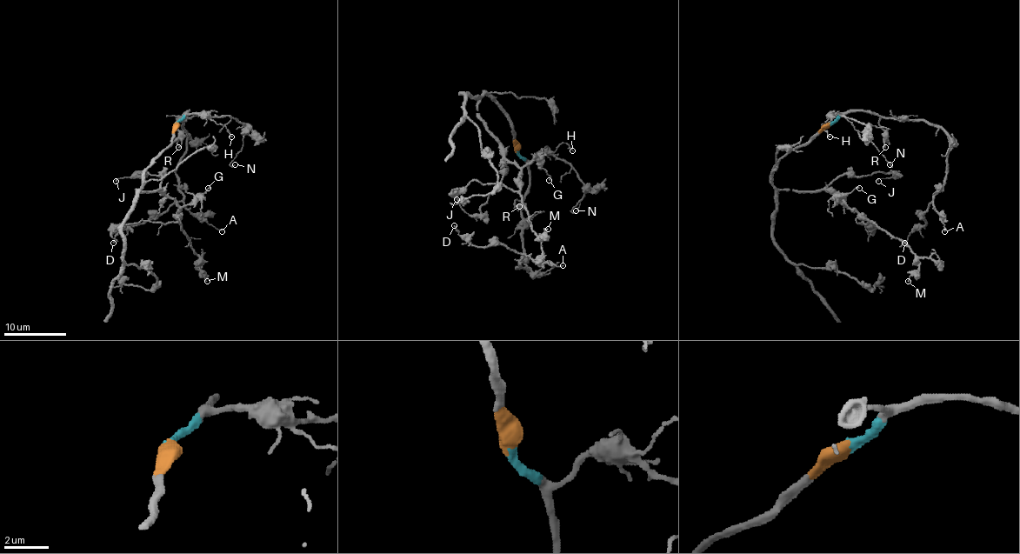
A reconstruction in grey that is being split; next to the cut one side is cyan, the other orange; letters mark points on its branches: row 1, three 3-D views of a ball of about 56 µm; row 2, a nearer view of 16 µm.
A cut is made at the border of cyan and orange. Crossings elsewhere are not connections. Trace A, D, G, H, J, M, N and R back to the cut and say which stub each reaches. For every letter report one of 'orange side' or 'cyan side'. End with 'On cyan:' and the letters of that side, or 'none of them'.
A: cyan side
D: cyan side
G: orange side
H: cyan side
J: orange side
M: orange side
N: cyan side
R: cyan side
On cyan: A, D, H, N, R

